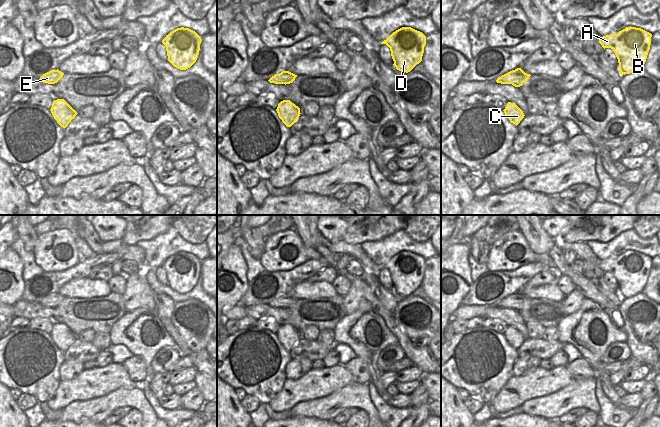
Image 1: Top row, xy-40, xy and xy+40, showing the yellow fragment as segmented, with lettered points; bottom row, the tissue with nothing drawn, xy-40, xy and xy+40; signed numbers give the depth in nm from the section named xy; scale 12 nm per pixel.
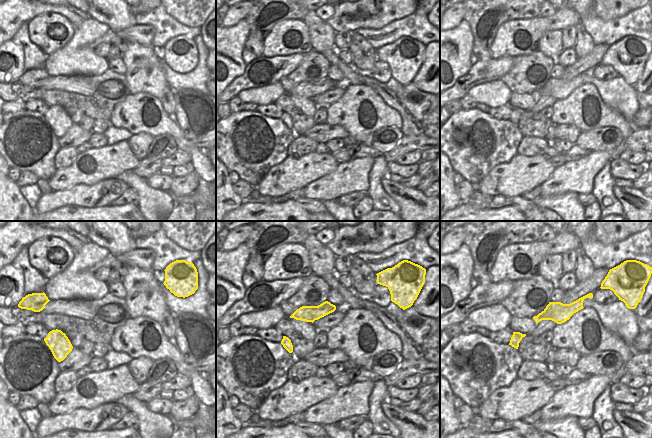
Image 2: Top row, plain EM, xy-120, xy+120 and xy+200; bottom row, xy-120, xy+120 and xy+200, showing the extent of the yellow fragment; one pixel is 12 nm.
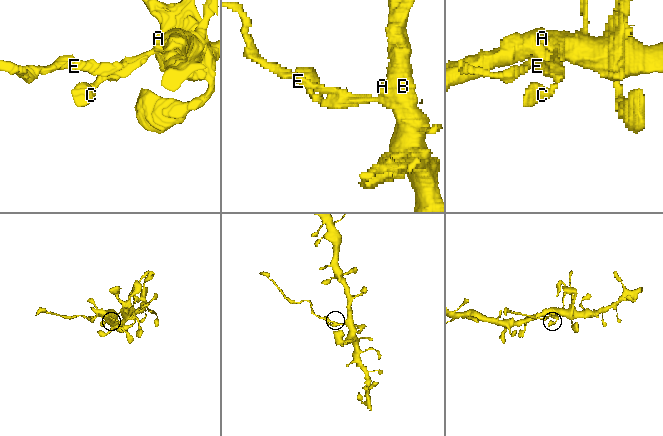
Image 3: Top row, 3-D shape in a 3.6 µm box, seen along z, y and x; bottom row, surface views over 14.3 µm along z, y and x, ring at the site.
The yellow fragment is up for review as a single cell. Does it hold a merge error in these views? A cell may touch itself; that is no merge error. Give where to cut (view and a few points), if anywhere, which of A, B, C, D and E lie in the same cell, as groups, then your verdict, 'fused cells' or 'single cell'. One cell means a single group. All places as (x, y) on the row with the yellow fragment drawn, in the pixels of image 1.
xy+40 (517, 69), (517, 75), (511, 83) | A B C D / E | fused cells

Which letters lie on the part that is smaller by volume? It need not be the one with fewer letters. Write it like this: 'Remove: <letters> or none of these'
Remove: E

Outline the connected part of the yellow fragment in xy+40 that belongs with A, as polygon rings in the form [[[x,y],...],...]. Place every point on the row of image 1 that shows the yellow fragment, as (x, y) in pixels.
[[[626,27],[617,34],[599,37],[602,47],[611,48],[619,63],[620,74],[641,69],[650,50],[652,34],[636,27]]]

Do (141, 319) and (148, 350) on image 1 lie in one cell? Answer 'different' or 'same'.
same

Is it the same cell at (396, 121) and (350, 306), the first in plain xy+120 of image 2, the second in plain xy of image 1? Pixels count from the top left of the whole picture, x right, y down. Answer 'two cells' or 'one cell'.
two cells

